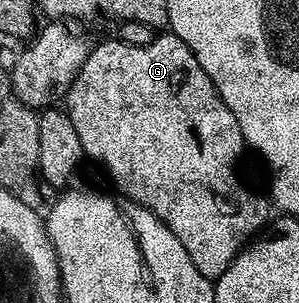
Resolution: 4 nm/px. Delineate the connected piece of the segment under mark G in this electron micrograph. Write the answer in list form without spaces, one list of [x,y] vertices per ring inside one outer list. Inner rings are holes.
[[[158,34],[155,35],[152,42],[148,42],[148,46],[132,46],[117,38],[106,40],[103,44],[95,43],[91,47],[84,66],[80,66],[72,86],[66,91],[64,111],[72,118],[72,126],[76,126],[76,135],[80,137],[83,153],[89,159],[91,156],[110,175],[111,182],[119,188],[117,191],[125,199],[136,202],[147,208],[152,214],[156,214],[156,218],[160,218],[160,222],[164,222],[164,226],[168,226],[168,230],[172,230],[172,234],[176,234],[176,238],[180,238],[180,246],[184,246],[184,250],[188,250],[188,258],[192,258],[192,266],[196,266],[196,270],[200,270],[200,274],[211,278],[224,274],[224,270],[228,270],[230,263],[238,257],[238,253],[251,243],[252,238],[257,237],[267,227],[268,221],[271,219],[272,201],[265,191],[257,192],[256,189],[246,185],[246,180],[242,177],[242,168],[238,165],[242,160],[242,151],[247,151],[248,148],[246,139],[242,137],[240,122],[236,122],[232,110],[228,110],[228,106],[224,106],[216,86],[208,78],[208,74],[204,74],[200,62],[196,62],[196,54],[192,54],[192,50],[188,50],[188,46],[184,46],[184,42],[179,36]]]

